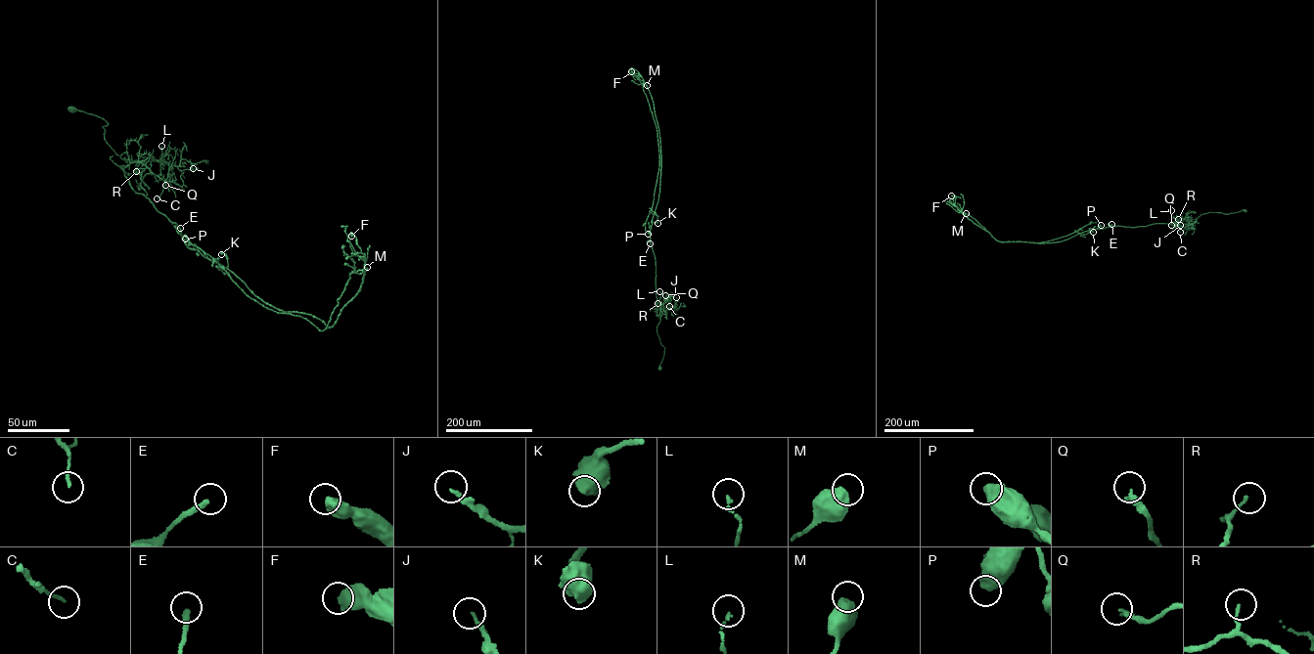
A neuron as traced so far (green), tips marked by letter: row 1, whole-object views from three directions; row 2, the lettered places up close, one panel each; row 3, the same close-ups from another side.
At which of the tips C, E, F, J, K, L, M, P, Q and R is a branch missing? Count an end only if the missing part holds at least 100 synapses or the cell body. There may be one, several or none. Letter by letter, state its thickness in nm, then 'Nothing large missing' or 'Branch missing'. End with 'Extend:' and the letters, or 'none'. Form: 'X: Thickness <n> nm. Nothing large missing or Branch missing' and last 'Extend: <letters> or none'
C: Thickness 120 nm. Nothing large missing
E: Thickness 260 nm. Nothing large missing
F: Thickness 550 nm. Nothing large missing
J: Thickness 180 nm. Nothing large missing
K: Thickness 750 nm. Nothing large missing
L: Thickness 130 nm. Nothing large missing
M: Thickness 700 nm. Nothing large missing
P: Thickness 650 nm. Nothing large missing
Q: Thickness 240 nm. Nothing large missing
R: Thickness 120 nm. Nothing large missing
Extend: none

